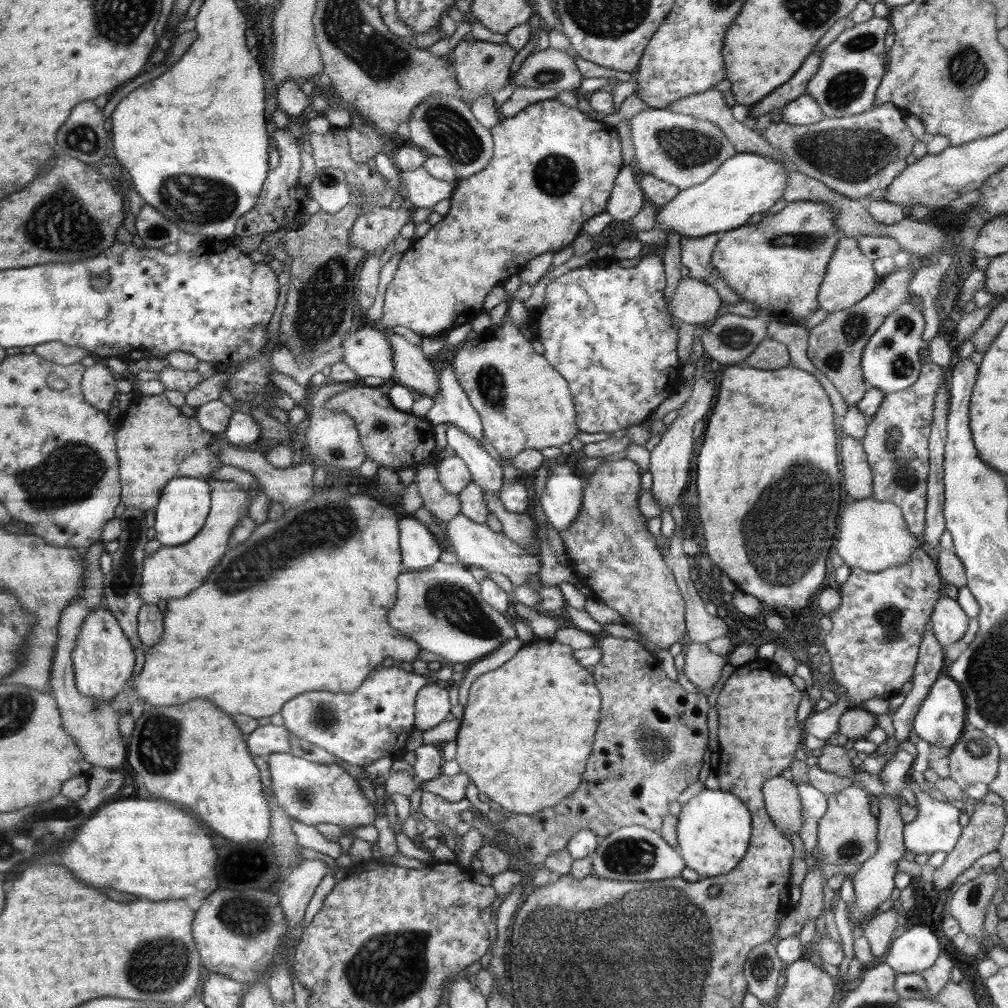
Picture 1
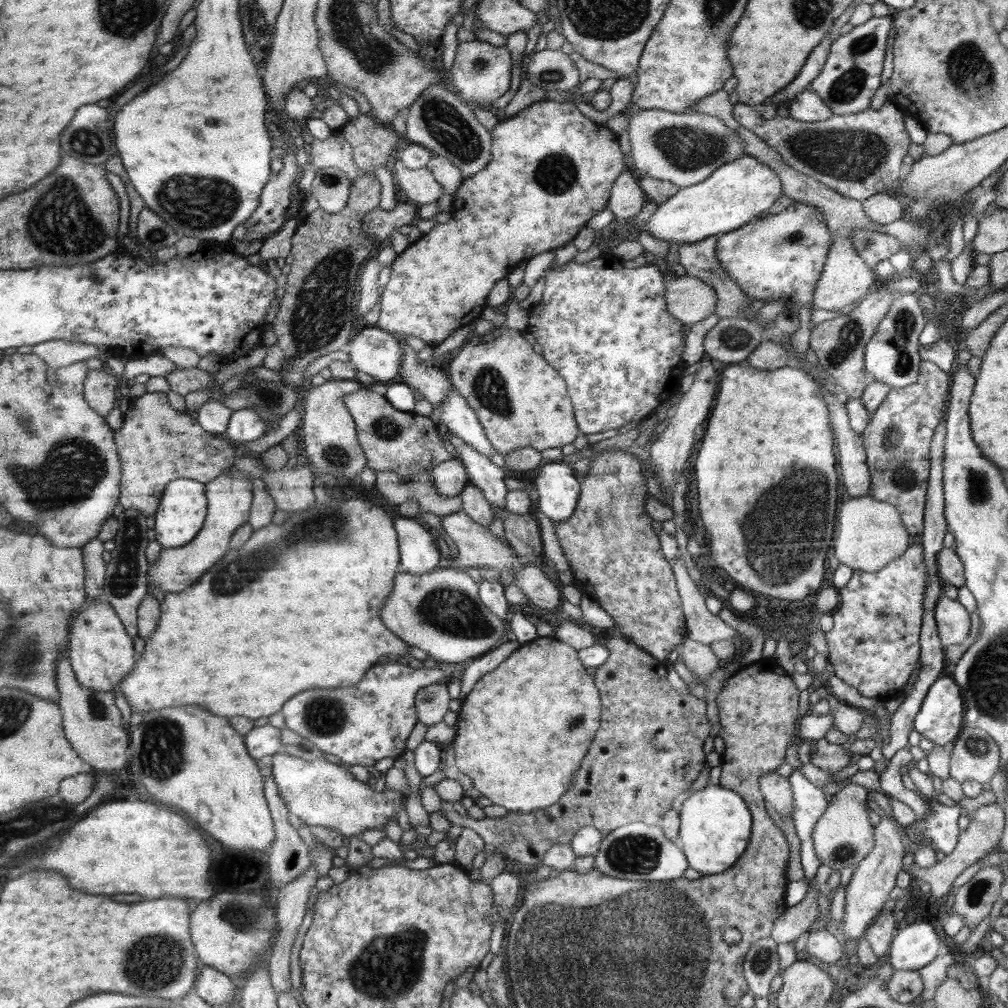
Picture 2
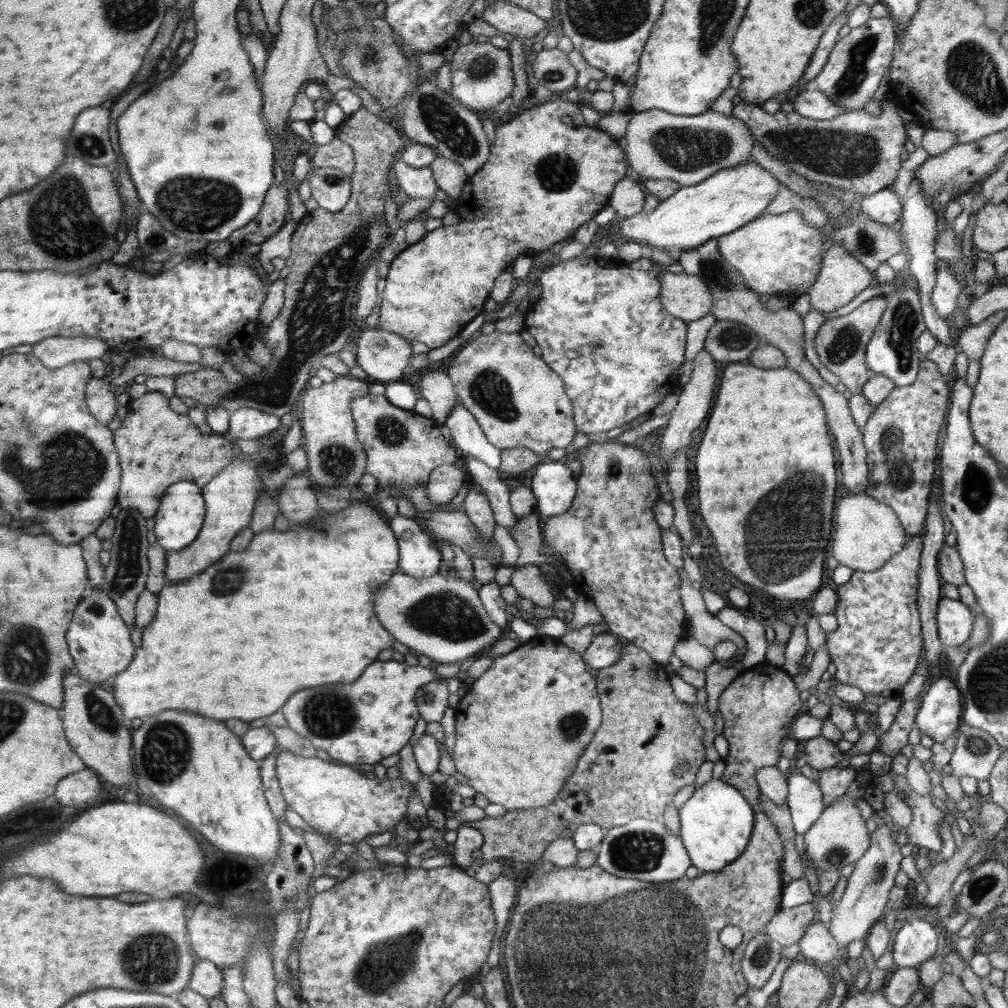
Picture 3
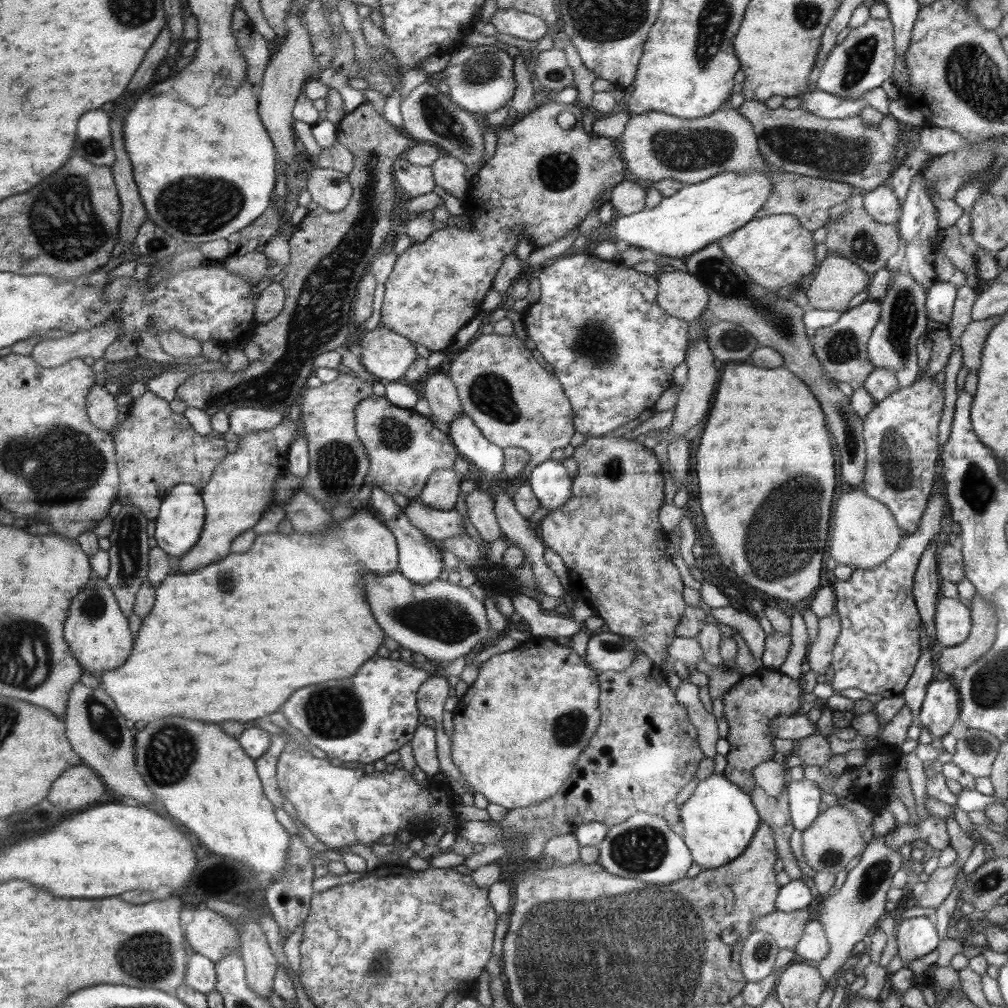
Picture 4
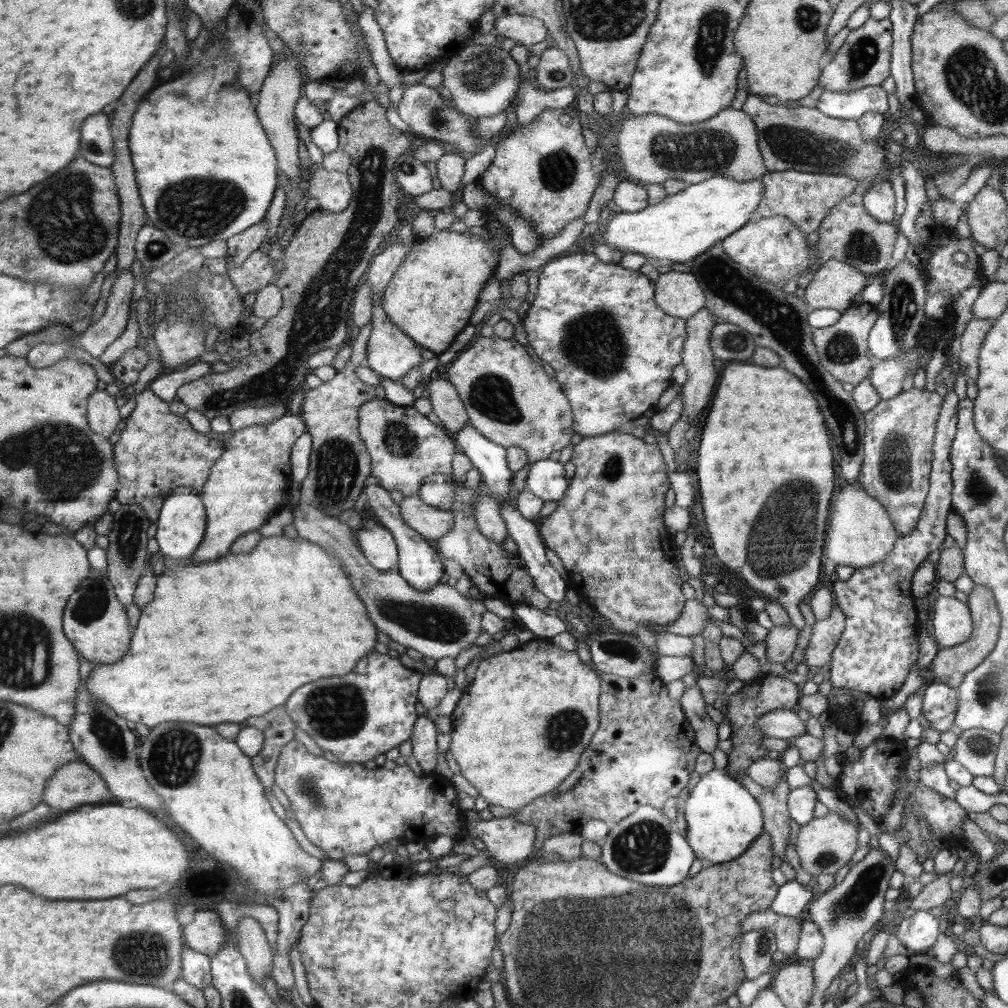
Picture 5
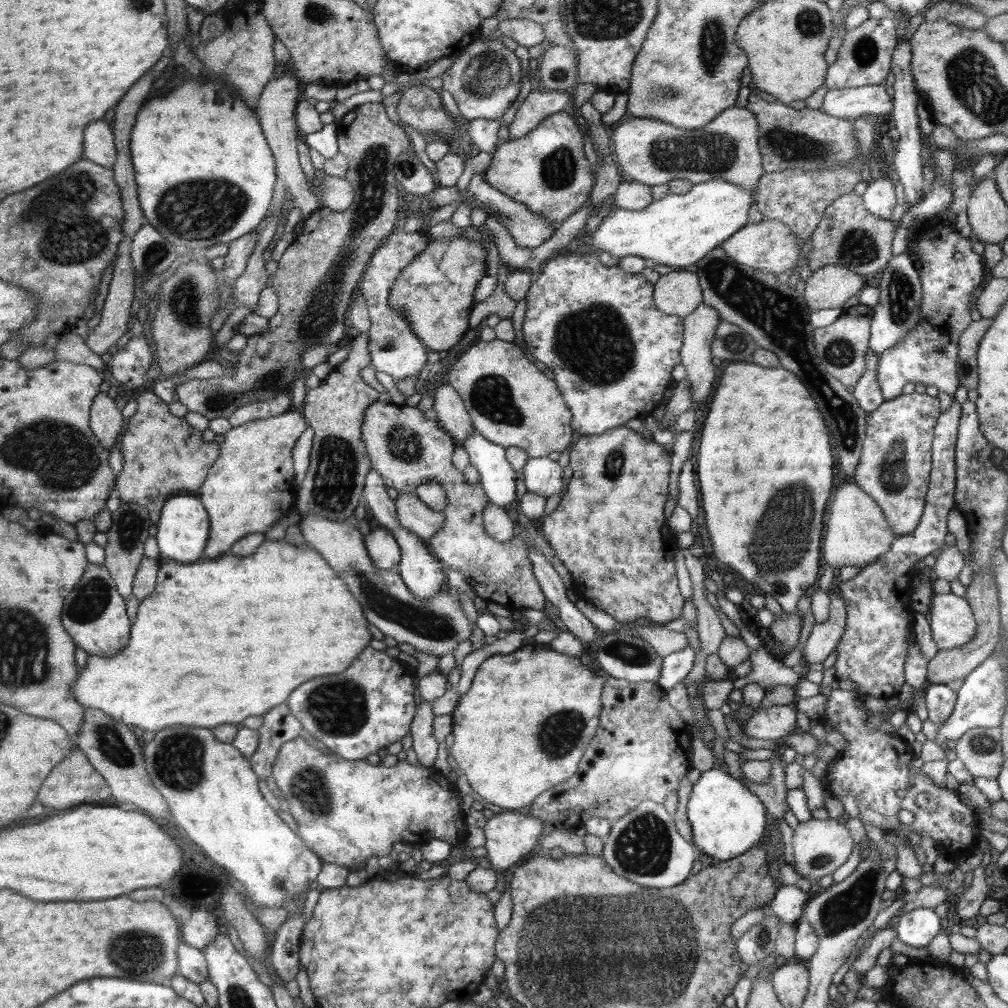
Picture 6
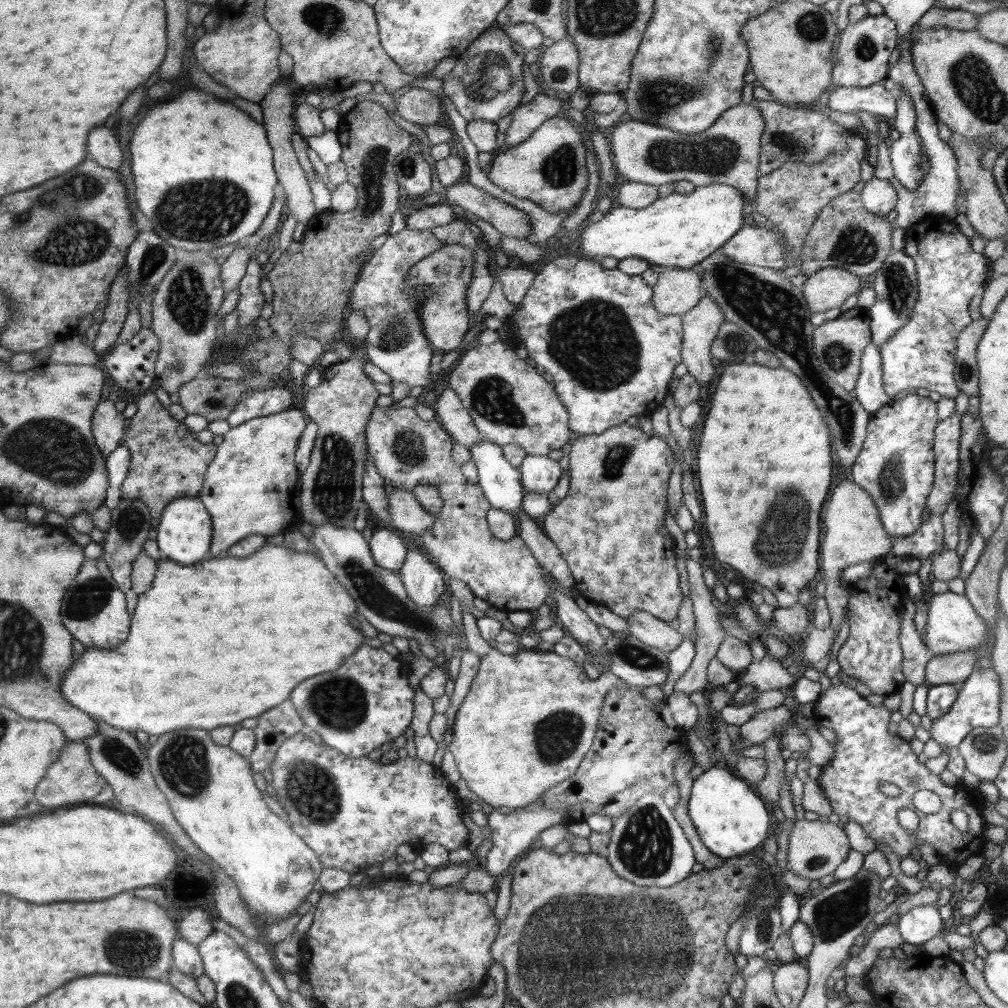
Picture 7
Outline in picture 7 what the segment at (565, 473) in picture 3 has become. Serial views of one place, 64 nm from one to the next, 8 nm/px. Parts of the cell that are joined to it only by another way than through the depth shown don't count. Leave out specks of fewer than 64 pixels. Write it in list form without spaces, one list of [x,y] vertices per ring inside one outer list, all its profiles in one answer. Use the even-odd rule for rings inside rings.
[[[527,454],[520,465],[521,483],[530,493],[550,494],[556,488],[562,468],[558,461],[546,456]]]

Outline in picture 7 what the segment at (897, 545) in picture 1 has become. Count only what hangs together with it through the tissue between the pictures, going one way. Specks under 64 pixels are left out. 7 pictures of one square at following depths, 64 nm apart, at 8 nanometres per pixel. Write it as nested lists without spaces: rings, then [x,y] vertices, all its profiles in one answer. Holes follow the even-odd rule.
[[[851,478],[844,479],[832,491],[832,496],[826,504],[824,524],[826,530],[822,533],[819,558],[822,559],[822,570],[826,577],[826,592],[824,594],[831,616],[829,629],[810,627],[803,648],[803,658],[810,663],[826,658],[831,651],[836,632],[844,620],[844,608],[847,607],[849,596],[847,590],[840,585],[841,572],[847,566],[875,560],[890,552],[893,546],[891,537],[887,535],[881,523],[878,509],[872,497]]]

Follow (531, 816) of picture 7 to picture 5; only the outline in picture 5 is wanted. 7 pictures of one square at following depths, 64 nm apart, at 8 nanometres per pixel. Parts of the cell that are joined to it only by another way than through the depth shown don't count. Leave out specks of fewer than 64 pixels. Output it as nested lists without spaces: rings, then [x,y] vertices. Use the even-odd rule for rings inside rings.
[[[506,816],[468,823],[468,835],[480,838],[492,858],[502,864],[514,864],[533,852],[535,828],[516,821],[514,816]]]

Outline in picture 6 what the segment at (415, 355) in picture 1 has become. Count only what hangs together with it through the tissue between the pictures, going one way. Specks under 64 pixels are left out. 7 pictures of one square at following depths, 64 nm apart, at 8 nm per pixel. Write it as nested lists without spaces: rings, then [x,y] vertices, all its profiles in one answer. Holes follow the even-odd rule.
[[[448,383],[437,387],[432,410],[436,411],[440,427],[449,433],[457,444],[462,444],[464,439],[476,433],[460,395]]]

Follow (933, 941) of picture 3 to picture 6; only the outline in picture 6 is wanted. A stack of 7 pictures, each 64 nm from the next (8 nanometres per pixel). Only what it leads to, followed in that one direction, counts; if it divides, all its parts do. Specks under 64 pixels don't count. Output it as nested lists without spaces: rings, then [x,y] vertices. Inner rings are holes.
[[[917,908],[901,914],[895,931],[898,940],[902,940],[904,944],[914,946],[914,948],[924,948],[932,942],[936,934],[946,928],[947,923],[936,915],[934,909]]]

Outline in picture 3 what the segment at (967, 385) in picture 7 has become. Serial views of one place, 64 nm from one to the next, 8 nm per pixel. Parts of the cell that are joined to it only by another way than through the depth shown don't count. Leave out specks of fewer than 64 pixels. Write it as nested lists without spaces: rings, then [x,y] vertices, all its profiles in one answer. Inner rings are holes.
[[[1006,311],[996,312],[996,314],[988,316],[982,322],[964,328],[956,345],[966,354],[969,362],[979,361],[983,357],[988,339],[992,337],[992,333],[1000,326],[1006,315]]]

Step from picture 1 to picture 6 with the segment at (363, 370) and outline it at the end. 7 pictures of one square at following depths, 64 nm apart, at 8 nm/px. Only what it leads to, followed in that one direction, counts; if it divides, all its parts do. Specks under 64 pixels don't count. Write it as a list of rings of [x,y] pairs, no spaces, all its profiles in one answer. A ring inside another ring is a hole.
[[[398,227],[396,231],[394,230],[394,234],[390,235],[390,238],[387,237],[386,242],[384,241],[376,249],[356,289],[356,296],[364,298],[364,306],[371,320],[371,326],[367,332],[371,365],[375,370],[389,374],[396,381],[408,377],[418,380],[420,370],[427,364],[429,349],[422,345],[422,341],[410,329],[409,322],[403,316],[404,313],[390,305],[390,292],[392,292],[396,278],[400,276],[404,268],[430,243],[431,236],[425,231],[420,230],[408,234]]]

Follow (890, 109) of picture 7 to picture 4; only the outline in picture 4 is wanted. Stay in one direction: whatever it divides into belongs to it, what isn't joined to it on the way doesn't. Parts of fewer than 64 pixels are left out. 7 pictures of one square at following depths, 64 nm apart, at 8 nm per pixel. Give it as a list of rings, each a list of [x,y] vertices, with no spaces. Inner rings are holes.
[[[881,86],[865,92],[860,98],[840,98],[830,92],[812,89],[802,94],[801,107],[816,116],[828,119],[846,118],[860,115],[863,108],[872,107],[874,110],[887,115],[890,100]]]

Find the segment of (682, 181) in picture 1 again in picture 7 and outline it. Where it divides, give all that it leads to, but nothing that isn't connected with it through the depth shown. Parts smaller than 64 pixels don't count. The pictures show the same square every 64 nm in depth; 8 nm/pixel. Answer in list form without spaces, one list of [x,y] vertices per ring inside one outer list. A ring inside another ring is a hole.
[[[751,102],[740,103],[724,111],[707,131],[698,134],[682,134],[669,128],[648,124],[630,118],[624,118],[614,125],[612,138],[609,139],[616,174],[622,176],[622,180],[639,182],[646,185],[660,186],[660,184],[675,183],[676,181],[690,181],[696,187],[706,186],[712,183],[728,184],[737,188],[750,199],[752,212],[752,224],[769,229],[775,229],[773,222],[766,216],[760,216],[754,210],[756,206],[756,193],[759,179],[759,164],[761,155],[761,136],[764,132],[764,119]]]

